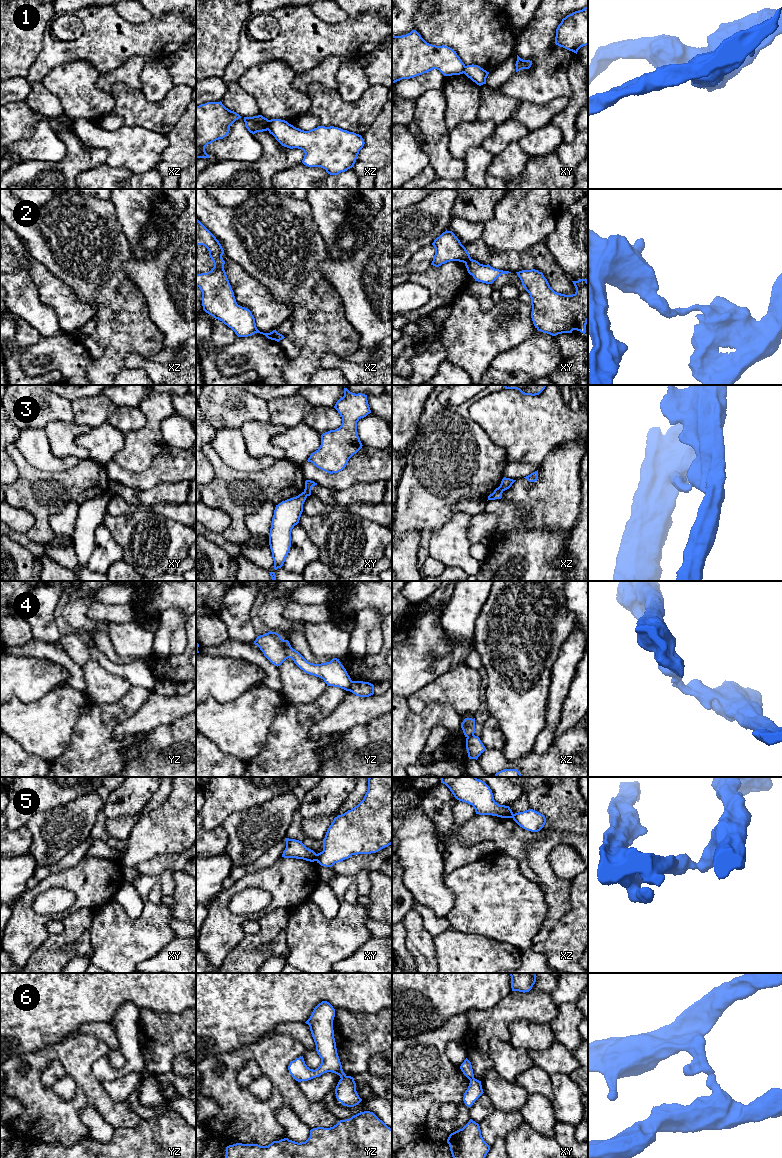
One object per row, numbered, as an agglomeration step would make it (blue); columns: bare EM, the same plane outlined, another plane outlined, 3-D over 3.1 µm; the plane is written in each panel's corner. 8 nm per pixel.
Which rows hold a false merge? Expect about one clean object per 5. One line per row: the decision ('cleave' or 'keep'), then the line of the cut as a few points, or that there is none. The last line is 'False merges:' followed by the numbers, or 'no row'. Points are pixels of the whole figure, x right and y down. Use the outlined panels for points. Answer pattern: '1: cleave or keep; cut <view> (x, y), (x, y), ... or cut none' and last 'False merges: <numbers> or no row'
1: cleave; cut xz (269, 120), (267, 129)
2: cleave; cut xz (269, 333), (274, 339)
3: cleave; cut xy (303, 492), (306, 496)
4: cleave; cut yz (352, 681), (349, 690)
5: cleave; cut xy (316, 854), (317, 860)
6: cleave; cut yz (346, 1076), (341, 1079)
False merges: 1, 2, 3, 4, 5, 6

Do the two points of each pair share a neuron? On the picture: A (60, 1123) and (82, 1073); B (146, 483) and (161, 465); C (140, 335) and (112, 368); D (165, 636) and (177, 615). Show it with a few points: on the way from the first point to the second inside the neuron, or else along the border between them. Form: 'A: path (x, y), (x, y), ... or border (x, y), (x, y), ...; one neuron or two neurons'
A: path (70, 1111), (82, 1099), (82, 1085); one neuron
B: path (150, 479), (160, 469); one neuron
C: path (131, 342), (114, 359); one neuron
D: path (165, 631), (172, 620); one neuron

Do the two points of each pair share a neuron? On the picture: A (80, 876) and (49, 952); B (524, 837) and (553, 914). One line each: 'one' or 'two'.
A: two
B: two

